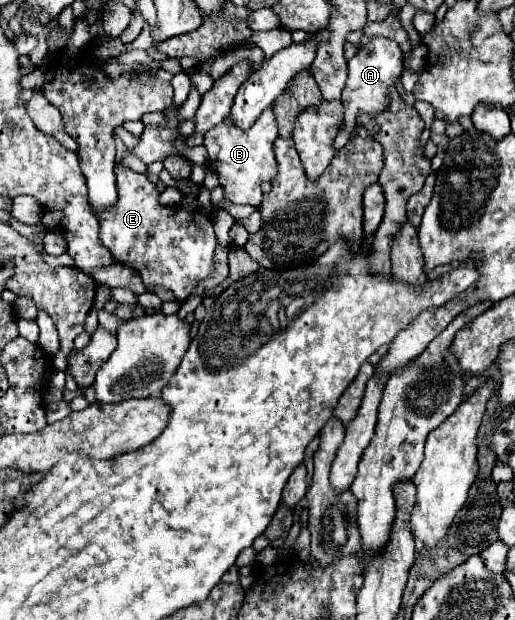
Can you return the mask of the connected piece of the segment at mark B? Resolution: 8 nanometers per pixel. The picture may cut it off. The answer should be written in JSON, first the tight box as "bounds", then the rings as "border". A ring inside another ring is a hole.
{"bounds":[205,108,278,206],"border":[[[267,108],[259,120],[245,132],[233,130],[231,118],[225,118],[221,126],[215,126],[205,134],[205,148],[209,152],[209,166],[219,174],[219,182],[225,190],[225,196],[233,204],[251,204],[259,206],[263,200],[261,183],[273,180],[278,174],[277,160],[273,154],[273,142],[277,140],[277,124],[273,110]]]}

